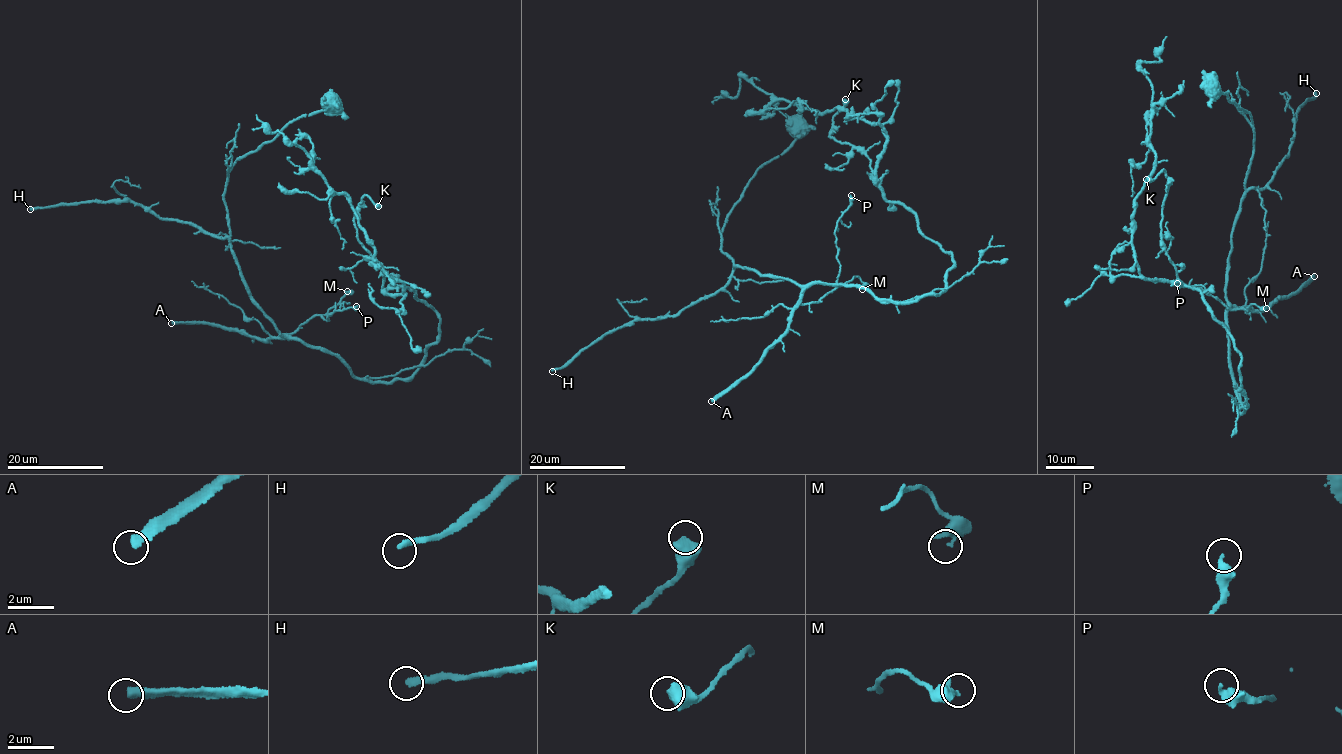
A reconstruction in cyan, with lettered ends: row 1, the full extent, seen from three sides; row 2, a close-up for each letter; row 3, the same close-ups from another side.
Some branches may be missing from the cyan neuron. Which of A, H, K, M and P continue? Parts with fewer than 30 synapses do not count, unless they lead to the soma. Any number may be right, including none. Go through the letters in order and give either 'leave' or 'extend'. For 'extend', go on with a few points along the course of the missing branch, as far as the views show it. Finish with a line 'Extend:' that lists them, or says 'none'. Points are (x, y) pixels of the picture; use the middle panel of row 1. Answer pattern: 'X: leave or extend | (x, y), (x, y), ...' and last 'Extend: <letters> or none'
A: extend
H: extend
K: leave
M: leave
P: leave
Extend: A, H

